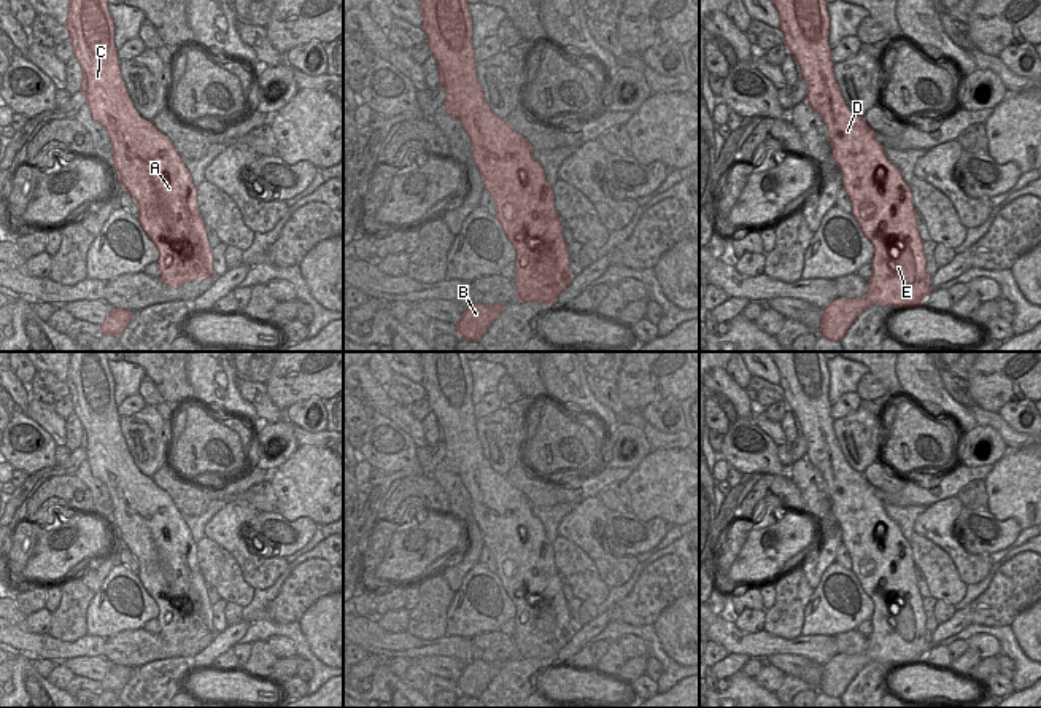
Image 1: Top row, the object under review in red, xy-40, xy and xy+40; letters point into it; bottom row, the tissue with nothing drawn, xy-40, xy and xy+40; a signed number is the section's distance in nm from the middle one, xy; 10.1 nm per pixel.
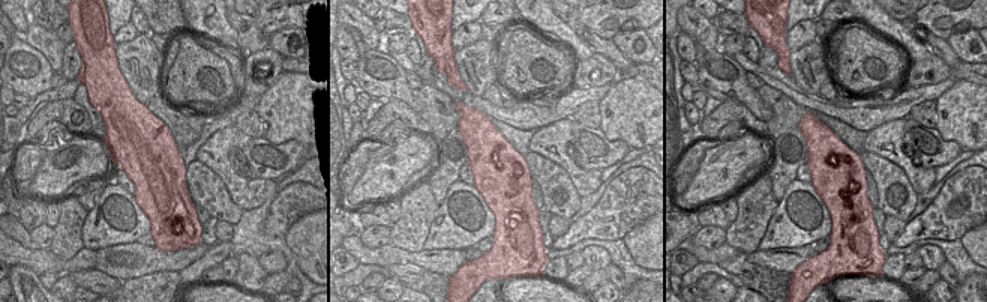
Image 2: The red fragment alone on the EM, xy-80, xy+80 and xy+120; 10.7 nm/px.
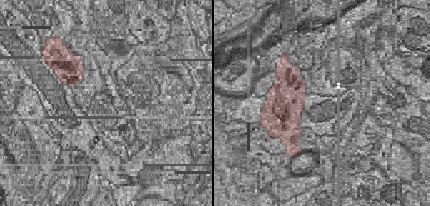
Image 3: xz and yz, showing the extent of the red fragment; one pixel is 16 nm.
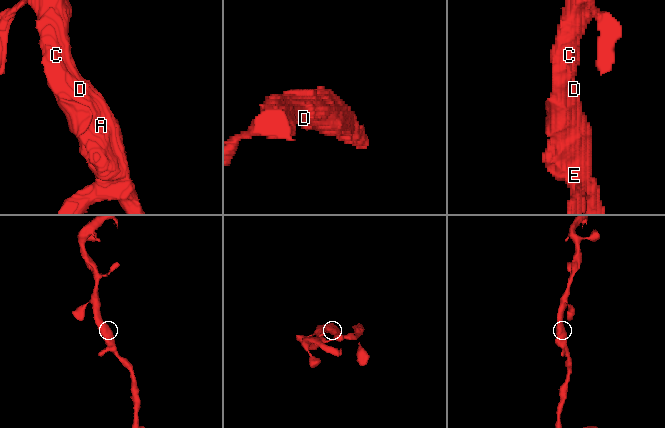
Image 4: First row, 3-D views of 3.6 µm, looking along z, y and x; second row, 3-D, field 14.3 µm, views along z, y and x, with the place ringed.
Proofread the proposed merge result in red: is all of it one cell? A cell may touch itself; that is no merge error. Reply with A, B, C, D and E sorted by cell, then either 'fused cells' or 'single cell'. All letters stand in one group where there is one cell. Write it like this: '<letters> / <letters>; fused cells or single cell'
A B C D E; single cell

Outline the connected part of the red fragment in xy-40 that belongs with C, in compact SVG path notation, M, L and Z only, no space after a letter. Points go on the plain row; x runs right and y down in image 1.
M70 352L65 383L73 414L83 426L79 447L86 450L92 476L106 485L111 496L113 515L108 522L116 525L122 546L138 563L137 576L141 585L159 606L161 638L178 644L184 638L216 633L211 603L197 562L197 544L189 527L170 495L134 465L122 438L106 352Z

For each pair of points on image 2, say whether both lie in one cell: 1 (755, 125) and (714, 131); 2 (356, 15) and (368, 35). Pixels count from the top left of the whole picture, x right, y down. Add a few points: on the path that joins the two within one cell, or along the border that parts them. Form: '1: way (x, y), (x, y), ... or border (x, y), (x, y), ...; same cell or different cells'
1: way (744, 119), (728, 117), (725, 120); same cell
2: way (359, 20), (368, 30); same cell

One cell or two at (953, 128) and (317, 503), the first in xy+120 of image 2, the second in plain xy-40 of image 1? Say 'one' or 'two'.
one

